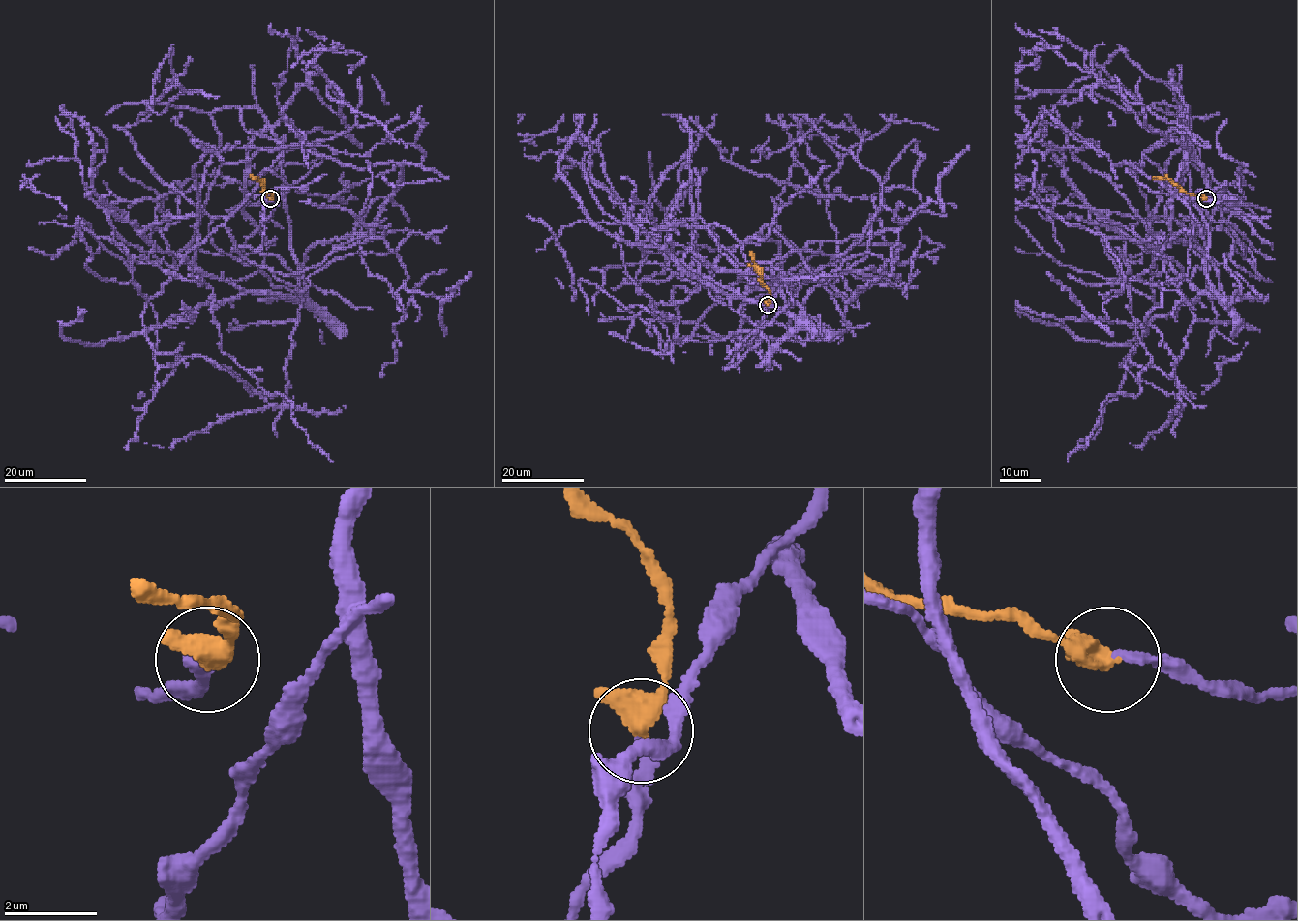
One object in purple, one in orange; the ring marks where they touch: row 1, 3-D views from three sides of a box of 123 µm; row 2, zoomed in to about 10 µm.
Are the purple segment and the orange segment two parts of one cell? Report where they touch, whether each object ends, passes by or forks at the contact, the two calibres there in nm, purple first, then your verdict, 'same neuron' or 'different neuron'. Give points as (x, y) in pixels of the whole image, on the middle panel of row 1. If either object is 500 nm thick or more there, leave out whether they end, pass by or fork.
at (768, 305); purple ends there; orange passes by; 200 nm thick on the purple side, 400 nm on the other; same neuron

